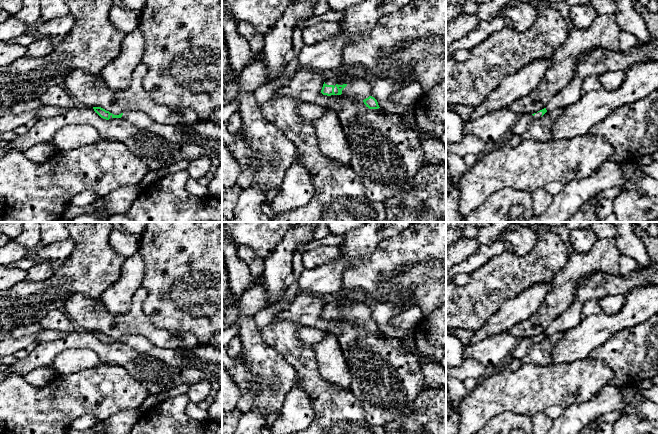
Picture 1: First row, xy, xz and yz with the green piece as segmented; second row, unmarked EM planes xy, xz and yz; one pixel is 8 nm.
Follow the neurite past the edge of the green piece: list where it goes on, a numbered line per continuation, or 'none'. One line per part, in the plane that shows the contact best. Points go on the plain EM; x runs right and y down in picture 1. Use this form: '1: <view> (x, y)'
1: xz (332, 302)

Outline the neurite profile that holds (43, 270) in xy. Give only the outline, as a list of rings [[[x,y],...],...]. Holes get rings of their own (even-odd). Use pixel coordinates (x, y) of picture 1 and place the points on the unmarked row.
[[[41,261],[36,263],[27,271],[26,280],[32,282],[43,282],[46,279],[50,278],[55,272],[52,262]]]

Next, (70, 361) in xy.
[[[68,349],[58,354],[52,363],[52,367],[60,375],[68,375],[89,369],[100,364],[101,361],[96,352],[90,349]]]

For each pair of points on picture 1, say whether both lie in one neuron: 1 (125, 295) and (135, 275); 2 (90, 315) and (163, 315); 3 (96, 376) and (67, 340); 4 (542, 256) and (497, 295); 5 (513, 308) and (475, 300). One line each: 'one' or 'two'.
1: one
2: two
3: two
4: one
5: two

